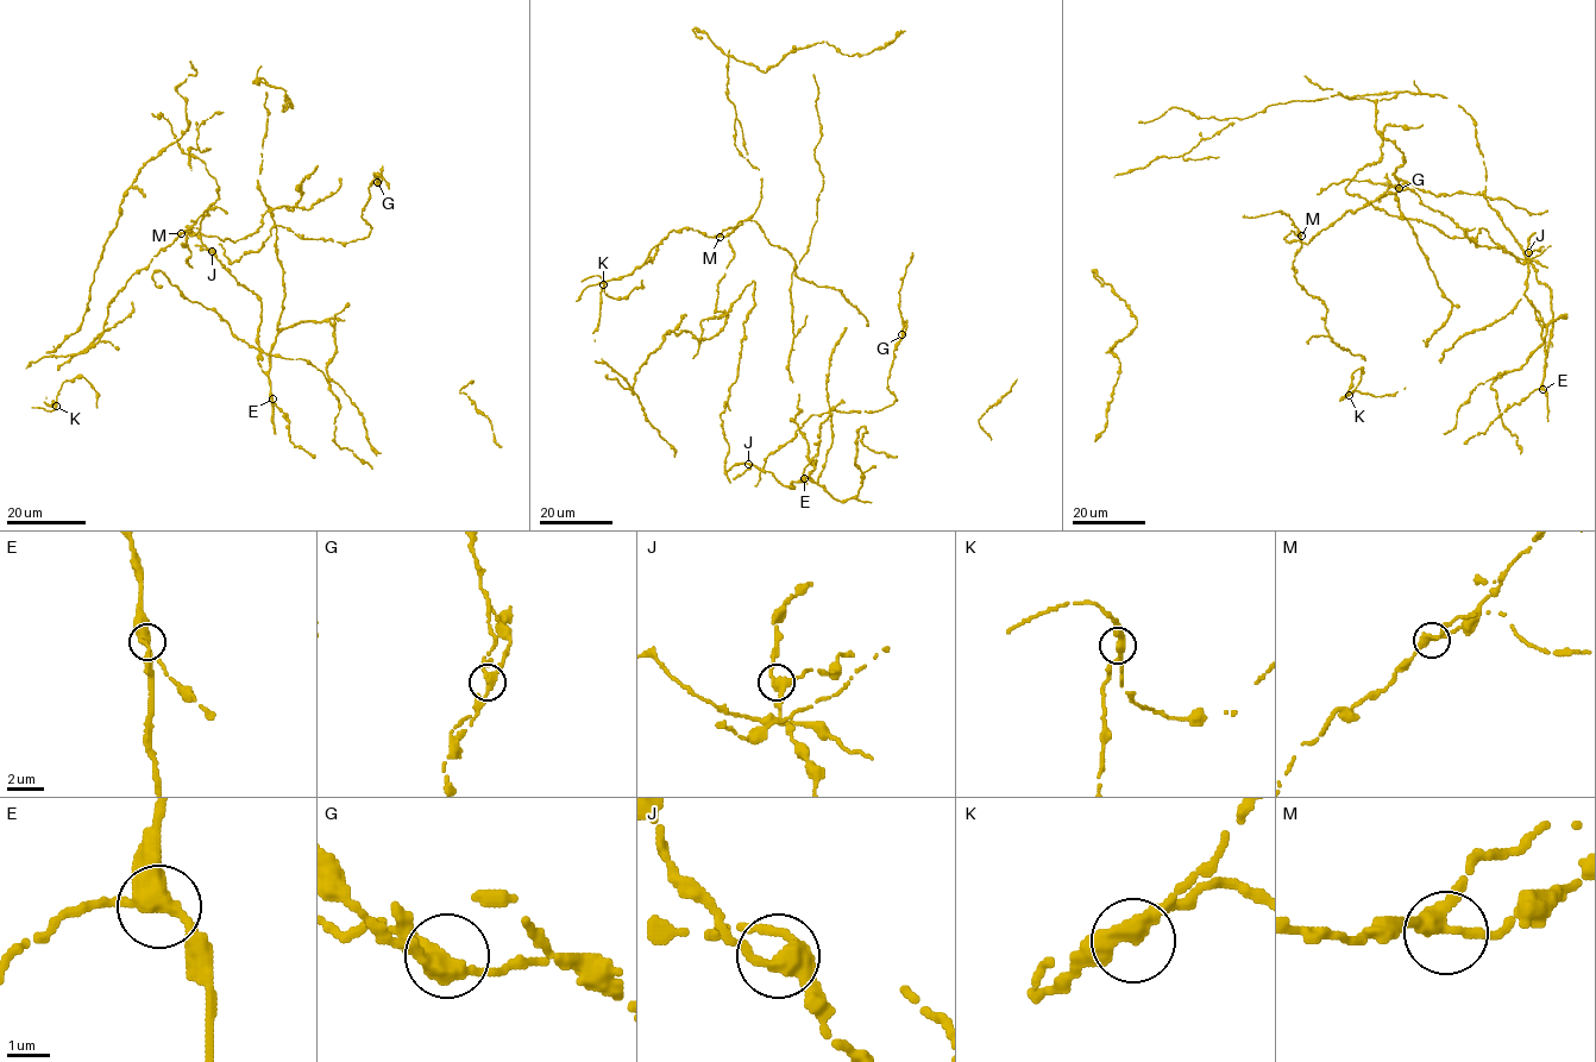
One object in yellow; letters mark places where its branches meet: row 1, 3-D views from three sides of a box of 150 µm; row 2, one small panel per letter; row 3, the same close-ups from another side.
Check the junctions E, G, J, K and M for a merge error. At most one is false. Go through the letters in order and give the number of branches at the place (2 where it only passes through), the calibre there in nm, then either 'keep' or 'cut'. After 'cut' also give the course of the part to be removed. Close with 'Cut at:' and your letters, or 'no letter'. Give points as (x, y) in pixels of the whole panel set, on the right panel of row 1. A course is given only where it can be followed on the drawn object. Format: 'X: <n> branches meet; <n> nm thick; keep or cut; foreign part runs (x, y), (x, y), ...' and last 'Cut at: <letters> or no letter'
E: 3 branches meet; 320 nm thick; keep
G: 3 branches meet; 300 nm thick; keep
J: 3 branches meet; 280 nm thick; keep
K: 3 branches meet; 320 nm thick; keep
M: 3 branches meet; 300 nm thick; keep
Cut at: no letter

